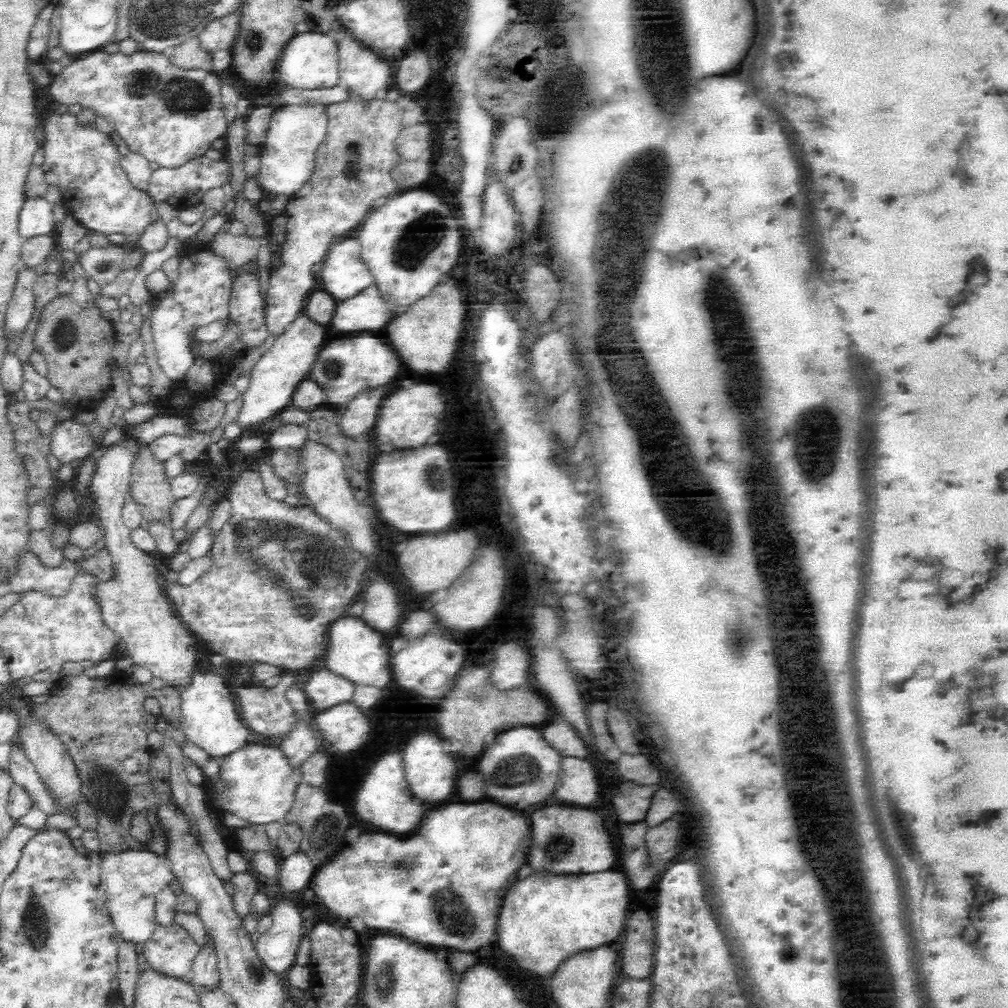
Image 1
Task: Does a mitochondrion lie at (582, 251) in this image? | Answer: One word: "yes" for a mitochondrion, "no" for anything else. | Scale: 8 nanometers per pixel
yes

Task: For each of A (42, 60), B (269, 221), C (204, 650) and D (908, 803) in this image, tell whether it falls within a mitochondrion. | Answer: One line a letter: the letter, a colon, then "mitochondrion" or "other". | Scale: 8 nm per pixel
A: other
B: other
C: other
D: other

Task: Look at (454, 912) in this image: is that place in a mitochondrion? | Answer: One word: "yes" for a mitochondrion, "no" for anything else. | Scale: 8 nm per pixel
yes

